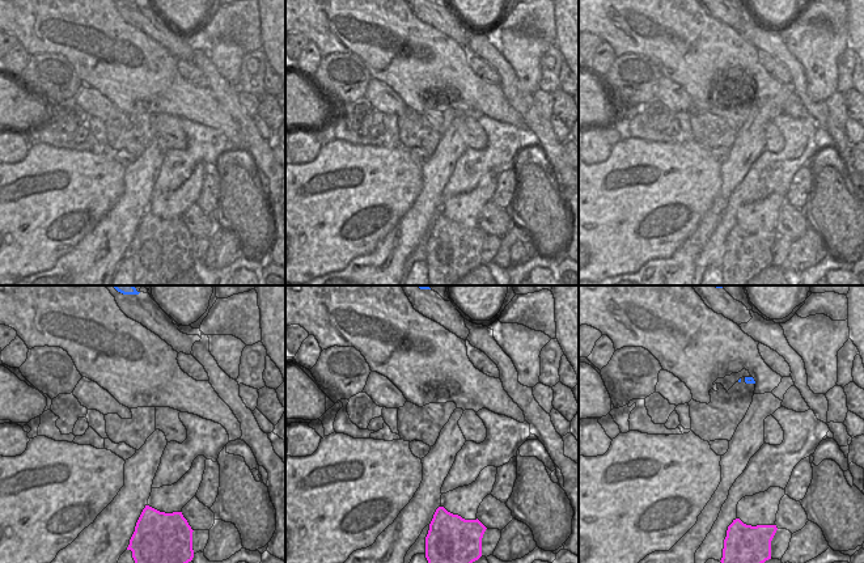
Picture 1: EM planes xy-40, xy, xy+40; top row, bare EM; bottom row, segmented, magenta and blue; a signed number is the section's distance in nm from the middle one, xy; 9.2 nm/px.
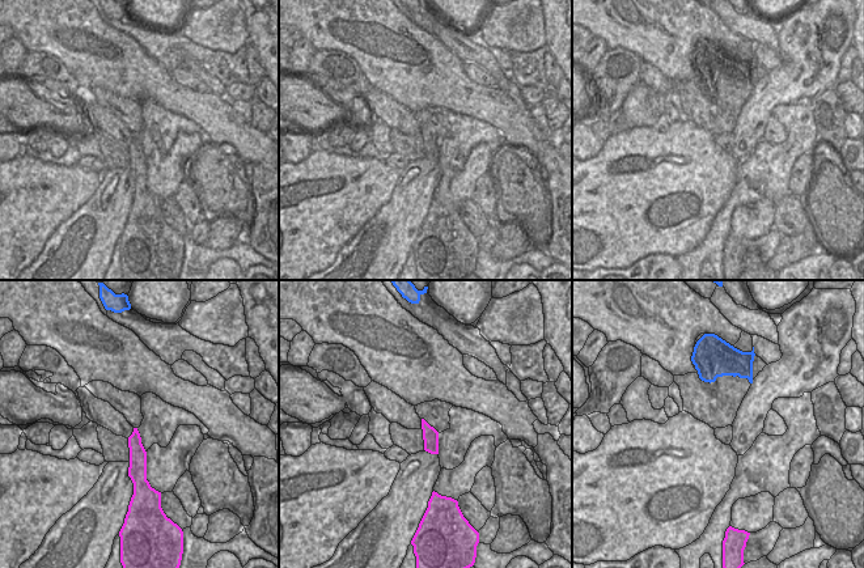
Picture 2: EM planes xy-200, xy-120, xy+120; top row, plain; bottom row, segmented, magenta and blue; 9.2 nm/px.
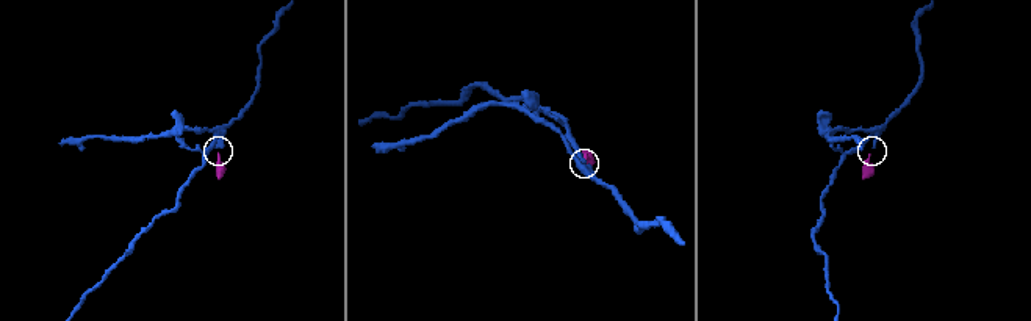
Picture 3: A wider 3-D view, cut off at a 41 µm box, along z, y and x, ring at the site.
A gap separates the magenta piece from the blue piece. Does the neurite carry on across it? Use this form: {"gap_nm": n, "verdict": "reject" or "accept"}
{"gap_nm": 1250, "verdict": "accept"}

